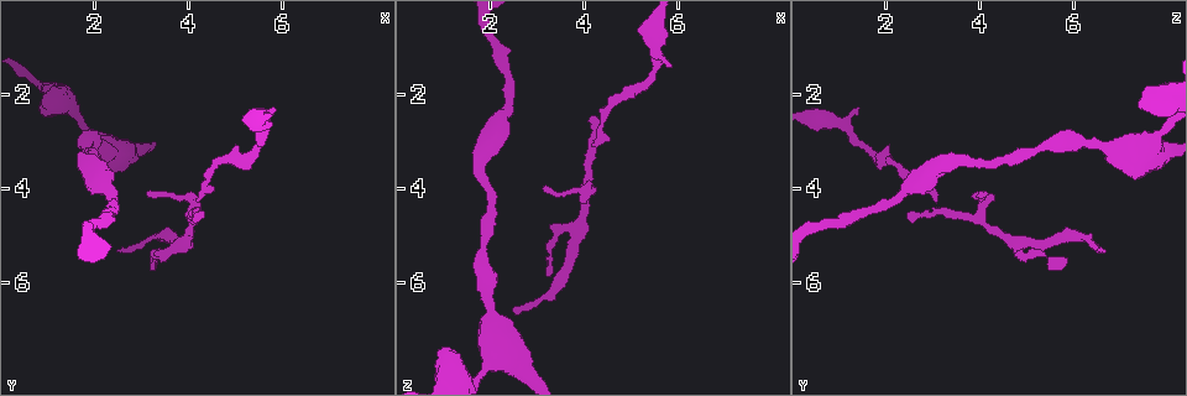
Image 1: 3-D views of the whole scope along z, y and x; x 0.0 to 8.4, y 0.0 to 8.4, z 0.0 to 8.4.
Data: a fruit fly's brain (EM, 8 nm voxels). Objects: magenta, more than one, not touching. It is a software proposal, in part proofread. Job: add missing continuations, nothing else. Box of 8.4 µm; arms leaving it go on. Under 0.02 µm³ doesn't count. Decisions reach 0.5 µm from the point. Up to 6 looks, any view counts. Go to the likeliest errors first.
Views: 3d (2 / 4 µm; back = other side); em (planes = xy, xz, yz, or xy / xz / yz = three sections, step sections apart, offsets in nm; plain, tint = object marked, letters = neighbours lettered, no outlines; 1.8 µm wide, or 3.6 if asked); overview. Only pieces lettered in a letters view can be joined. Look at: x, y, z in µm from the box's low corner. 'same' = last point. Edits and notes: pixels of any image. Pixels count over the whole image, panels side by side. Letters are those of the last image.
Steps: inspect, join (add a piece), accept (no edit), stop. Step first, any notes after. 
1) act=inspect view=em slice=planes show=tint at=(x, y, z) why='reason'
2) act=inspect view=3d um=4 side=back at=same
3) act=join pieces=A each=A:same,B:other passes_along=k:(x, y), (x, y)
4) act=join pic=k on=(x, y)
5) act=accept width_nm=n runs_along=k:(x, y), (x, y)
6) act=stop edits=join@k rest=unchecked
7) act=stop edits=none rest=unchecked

act=inspect view=em um=3.6 slice=yz step=8 show=tint at=(5.90, 2.35, 1.40)

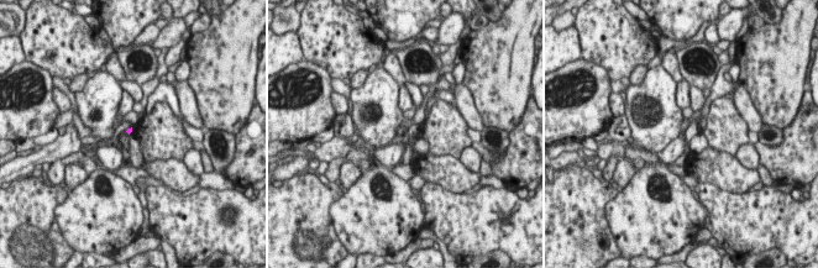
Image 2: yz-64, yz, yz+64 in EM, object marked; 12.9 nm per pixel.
act=inspect view=em um=3.6 slice=planes show=letters at=same why='another direction'

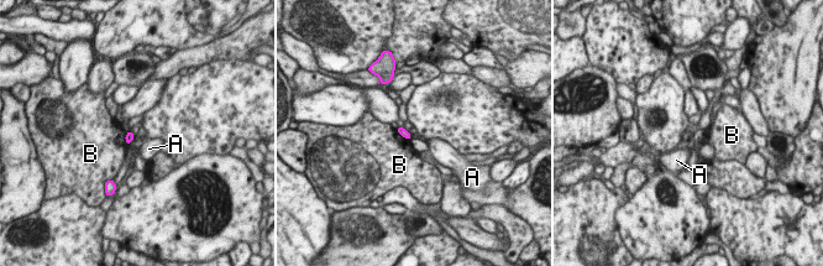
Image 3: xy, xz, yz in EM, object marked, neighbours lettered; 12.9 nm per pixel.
act=accept each=A:other,B:other border=3:(396, 130), (409, 140) found='no lettered piece goes on from it'

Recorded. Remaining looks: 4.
act=inspect view=3d um=2 at=(3.25, 5.75, 5.70) why='thin end'

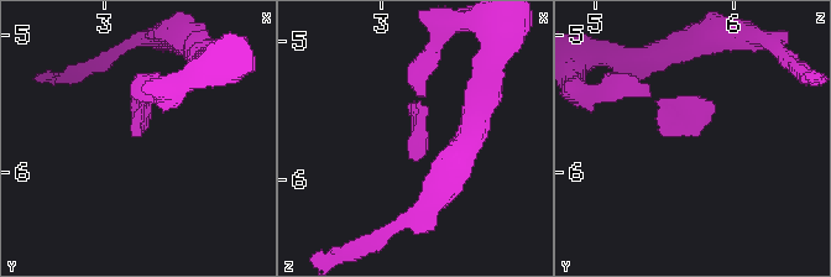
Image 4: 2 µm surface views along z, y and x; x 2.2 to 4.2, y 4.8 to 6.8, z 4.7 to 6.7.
act=inspect view=em slice=planes show=letters at=(3.24, 5.74, 5.64)

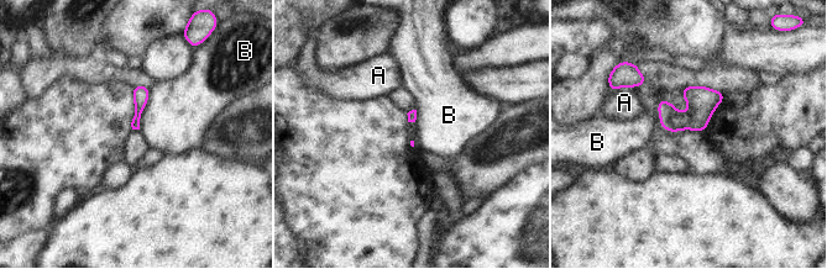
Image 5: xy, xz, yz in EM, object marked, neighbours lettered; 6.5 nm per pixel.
act=accept longest_contact=B:280nm each=A:other,B:other border=5:(150, 88), (139, 128) found='none of them fits'

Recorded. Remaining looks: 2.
act=inspect view=3d um=2 at=(4.15, 4.70, 2.65) why='an open end'

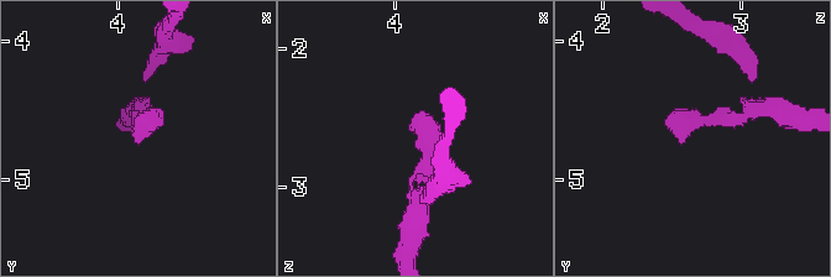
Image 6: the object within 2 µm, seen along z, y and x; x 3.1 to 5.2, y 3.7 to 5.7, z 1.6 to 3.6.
act=inspect view=em um=3.6 slice=planes show=letters at=(4.16, 4.72, 2.60)

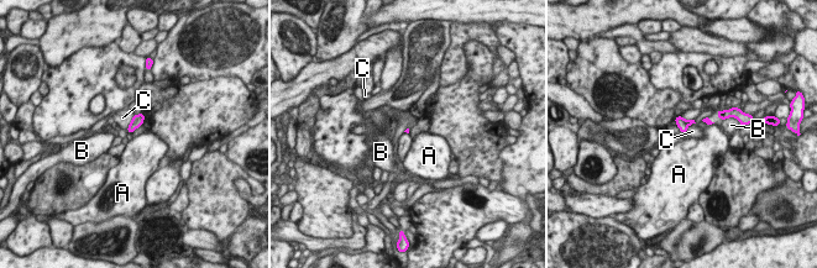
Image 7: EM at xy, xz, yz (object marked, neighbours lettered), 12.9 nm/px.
act=accept each=A:other,B:other,C:other border=7:(134, 115), (127, 127), (130, 134) found='no lettered piece goes on from it'

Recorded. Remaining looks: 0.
act=stop edits=none rest=unchecked

